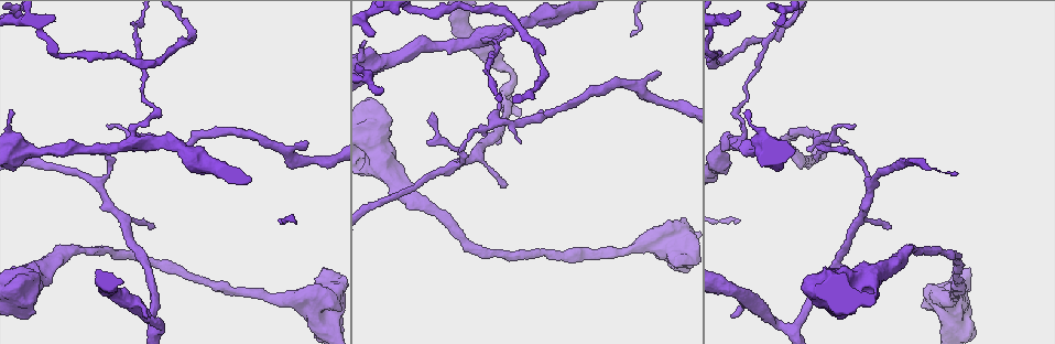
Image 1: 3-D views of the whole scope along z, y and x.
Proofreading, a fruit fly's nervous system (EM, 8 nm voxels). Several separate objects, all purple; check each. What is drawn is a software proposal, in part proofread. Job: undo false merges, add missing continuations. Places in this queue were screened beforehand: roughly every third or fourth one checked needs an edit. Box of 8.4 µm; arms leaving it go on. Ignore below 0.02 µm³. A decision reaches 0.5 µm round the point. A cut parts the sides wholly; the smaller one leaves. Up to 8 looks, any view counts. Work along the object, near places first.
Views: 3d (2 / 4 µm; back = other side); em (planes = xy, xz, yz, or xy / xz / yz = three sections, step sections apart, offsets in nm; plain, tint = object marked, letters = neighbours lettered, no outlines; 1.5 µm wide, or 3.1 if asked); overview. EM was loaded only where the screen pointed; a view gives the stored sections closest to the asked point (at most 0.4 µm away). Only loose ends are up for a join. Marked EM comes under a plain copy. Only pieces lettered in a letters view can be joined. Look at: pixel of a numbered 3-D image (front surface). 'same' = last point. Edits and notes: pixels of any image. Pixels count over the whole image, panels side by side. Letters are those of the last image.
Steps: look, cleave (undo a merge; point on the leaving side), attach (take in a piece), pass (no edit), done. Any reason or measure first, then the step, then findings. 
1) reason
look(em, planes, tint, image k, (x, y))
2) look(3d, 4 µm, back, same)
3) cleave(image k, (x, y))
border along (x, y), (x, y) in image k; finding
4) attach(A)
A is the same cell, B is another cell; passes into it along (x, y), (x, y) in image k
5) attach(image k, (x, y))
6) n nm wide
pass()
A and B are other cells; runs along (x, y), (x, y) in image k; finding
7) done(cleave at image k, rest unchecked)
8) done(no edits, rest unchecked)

stops while still wide
look(em, yz, step 8, tint, image 1, (967, 271))

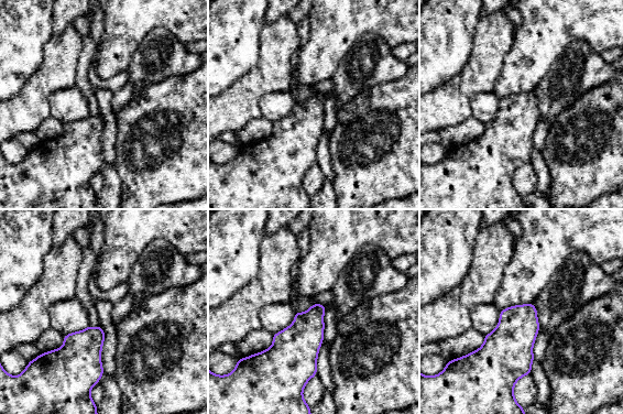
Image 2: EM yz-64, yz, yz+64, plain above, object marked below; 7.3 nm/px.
cut it another way
look(em, planes, letters, same)

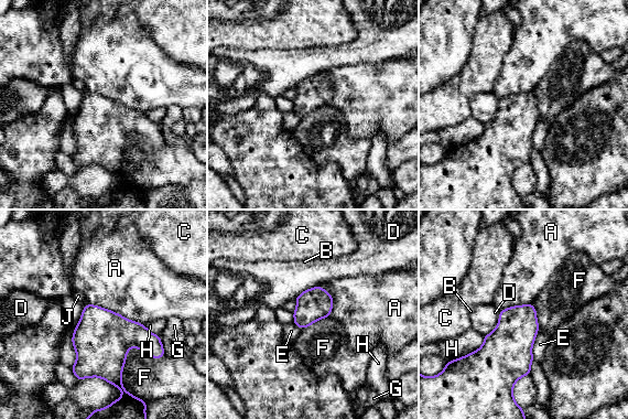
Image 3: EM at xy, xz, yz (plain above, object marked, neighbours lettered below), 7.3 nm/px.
pass()
A, B, C, D, E, F, G, H and J are other cells; border along (165, 353), (131, 347), (121, 385) in image 3; no lettered piece goes on from it

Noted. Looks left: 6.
tapers out
look(3d, 2 µm, image 1, (499, 106))

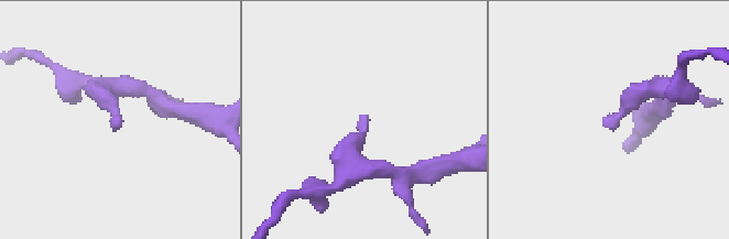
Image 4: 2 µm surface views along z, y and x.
need the tissue
look(em, xy, step 8, letters, image 4, (367, 119))

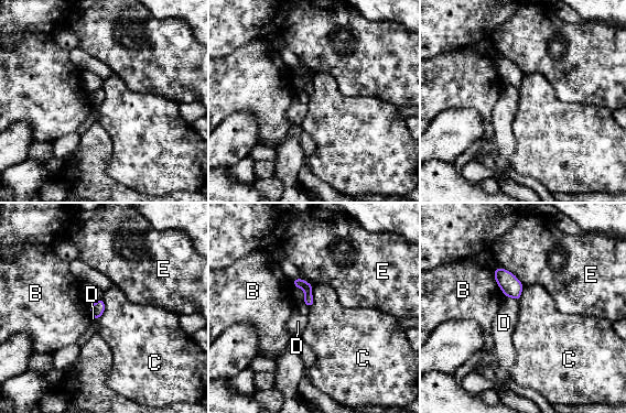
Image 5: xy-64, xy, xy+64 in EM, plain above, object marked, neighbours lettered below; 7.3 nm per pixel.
look(em, planes, letters, same)

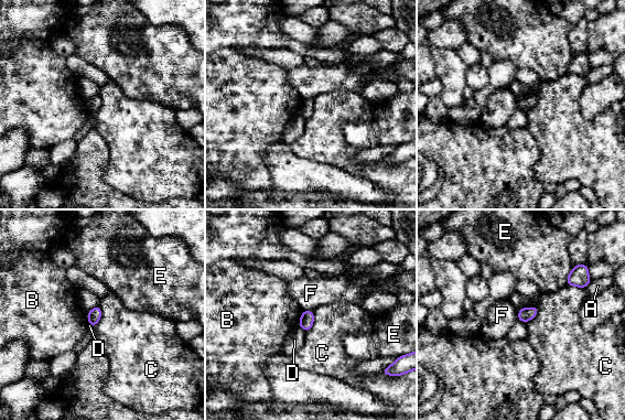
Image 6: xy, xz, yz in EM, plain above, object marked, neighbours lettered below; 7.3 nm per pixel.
pass()
A, B, C, D, E and F are other cells; border along (536, 305), (537, 313), (525, 323) in image 6; none of them fits

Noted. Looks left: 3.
thin end
look(3d, 4 µm, image 1, (148, 226))

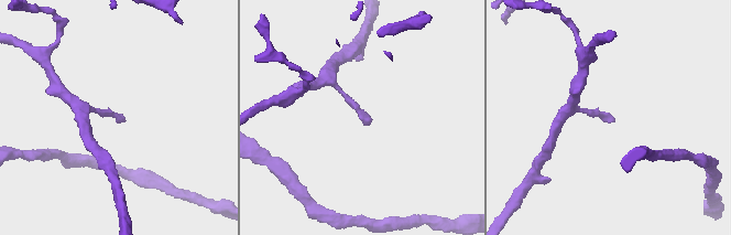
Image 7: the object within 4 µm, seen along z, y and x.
now the EM
look(em, planes, letters, image 7, (365, 122))

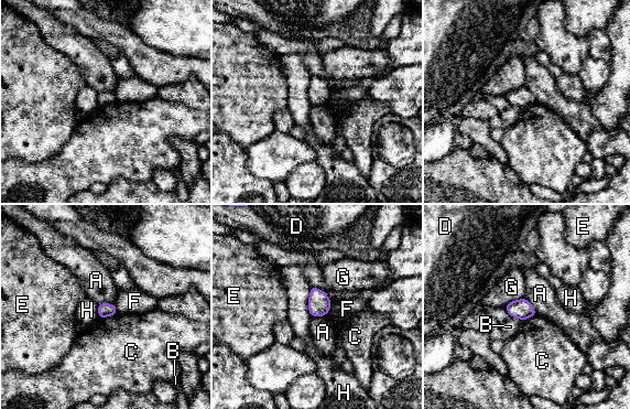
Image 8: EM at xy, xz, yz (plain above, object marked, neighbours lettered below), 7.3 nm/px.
pass()
A, B, C, D, E, F, G and H are other cells; border along (113, 303), (98, 304) in image 8; none of them fits

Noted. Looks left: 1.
done(no edits, rest unchecked)

